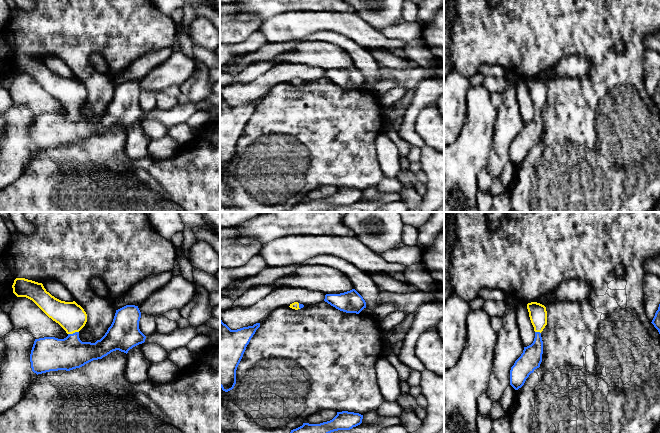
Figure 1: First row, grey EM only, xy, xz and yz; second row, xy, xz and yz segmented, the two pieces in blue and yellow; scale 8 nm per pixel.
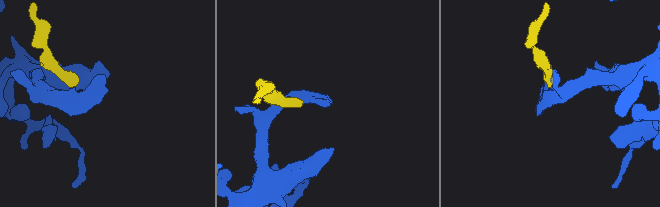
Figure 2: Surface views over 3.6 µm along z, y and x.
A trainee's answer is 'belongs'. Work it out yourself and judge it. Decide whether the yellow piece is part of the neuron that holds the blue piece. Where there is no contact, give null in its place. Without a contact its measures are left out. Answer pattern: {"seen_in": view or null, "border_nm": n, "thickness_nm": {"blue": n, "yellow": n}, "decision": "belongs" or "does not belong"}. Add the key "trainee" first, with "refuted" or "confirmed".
{"trainee": "confirmed", "seen_in": "xy", "border_nm": 90, "thickness_nm": {"blue": 280, "yellow": 220}, "decision": "belongs"}

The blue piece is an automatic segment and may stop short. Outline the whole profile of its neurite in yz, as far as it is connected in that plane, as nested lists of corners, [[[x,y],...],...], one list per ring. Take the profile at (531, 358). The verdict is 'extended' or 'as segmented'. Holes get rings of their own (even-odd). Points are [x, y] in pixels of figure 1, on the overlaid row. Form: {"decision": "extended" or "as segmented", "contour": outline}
{"decision": "extended", "contour": [[[537,302],[527,304],[529,317],[534,327],[535,338],[531,345],[524,347],[523,353],[510,370],[510,385],[518,390],[535,369],[540,367],[543,354],[541,332],[547,325],[546,307]]]}

